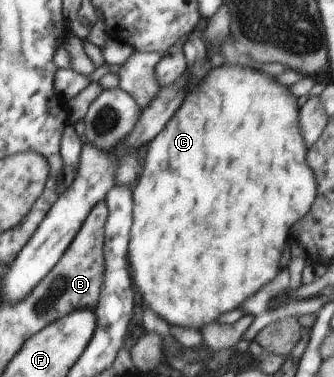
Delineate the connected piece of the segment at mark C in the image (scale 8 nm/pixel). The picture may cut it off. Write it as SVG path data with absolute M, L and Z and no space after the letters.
M212 64L206 75L191 89L165 126L145 146L142 153L142 173L133 189L134 223L131 231L129 260L133 269L135 285L141 292L142 301L156 313L162 315L170 325L200 325L214 321L220 313L238 308L241 301L258 291L276 275L276 263L282 243L288 235L288 227L294 226L304 217L315 198L316 180L306 159L306 149L298 129L298 107L296 99L284 85L278 85L270 75L242 67L240 64Z

